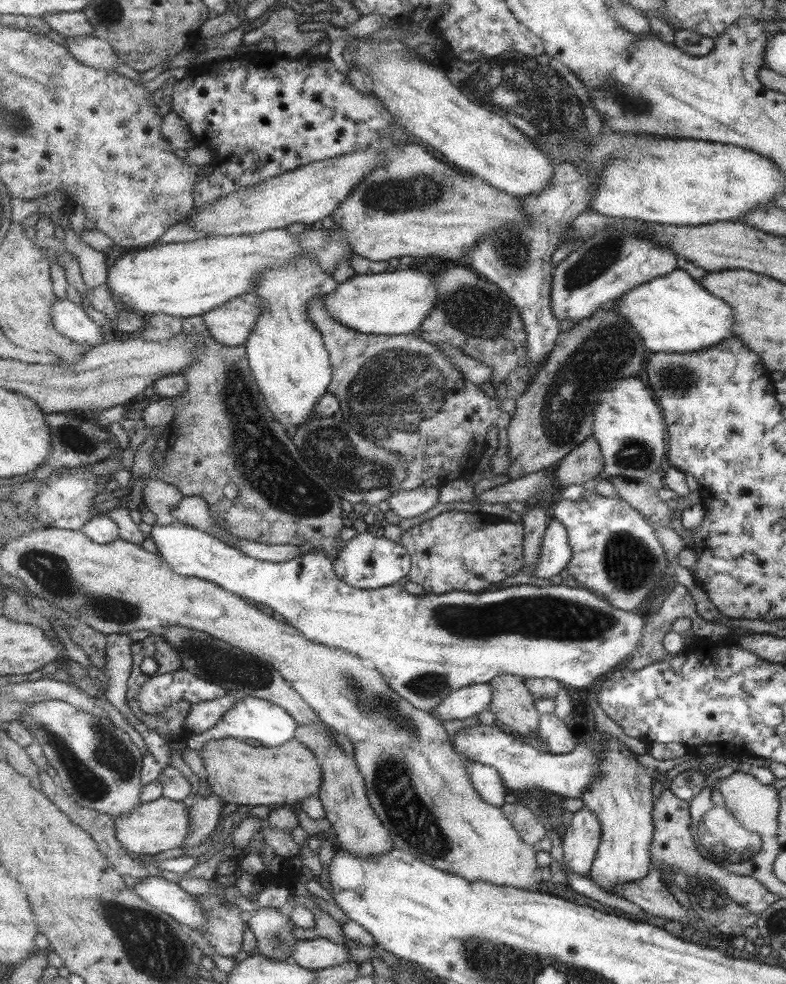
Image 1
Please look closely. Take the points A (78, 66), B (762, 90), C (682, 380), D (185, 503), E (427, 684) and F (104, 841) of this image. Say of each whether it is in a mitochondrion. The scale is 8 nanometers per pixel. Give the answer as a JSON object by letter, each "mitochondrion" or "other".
{"A":"other","B":"other","C":"mitochondrion","D":"other","E":"mitochondrion","F":"other"}

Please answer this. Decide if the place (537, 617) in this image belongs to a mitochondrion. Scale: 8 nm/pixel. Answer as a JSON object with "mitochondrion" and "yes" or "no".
{"mitochondrion":"yes"}

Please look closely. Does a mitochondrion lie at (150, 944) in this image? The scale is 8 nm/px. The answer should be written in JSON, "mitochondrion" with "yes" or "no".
{"mitochondrion":"yes"}

